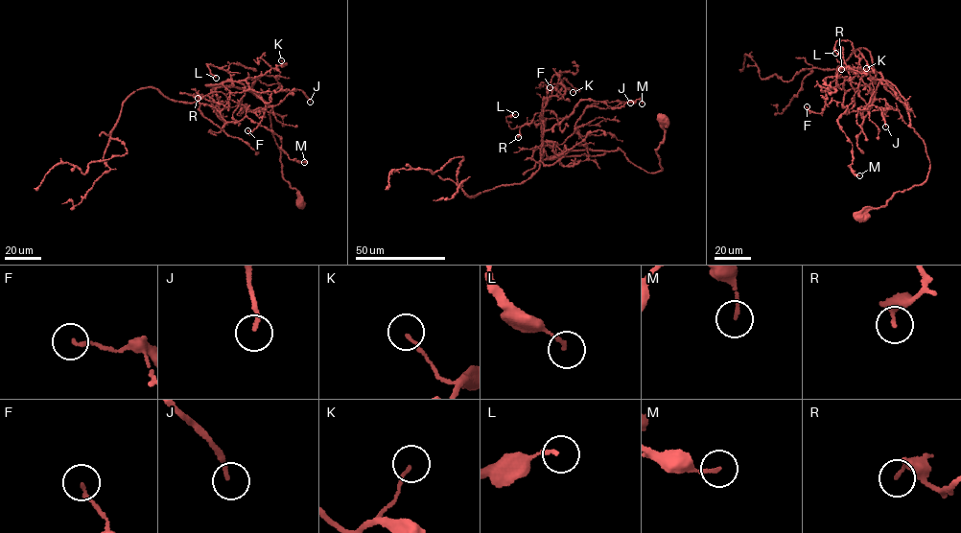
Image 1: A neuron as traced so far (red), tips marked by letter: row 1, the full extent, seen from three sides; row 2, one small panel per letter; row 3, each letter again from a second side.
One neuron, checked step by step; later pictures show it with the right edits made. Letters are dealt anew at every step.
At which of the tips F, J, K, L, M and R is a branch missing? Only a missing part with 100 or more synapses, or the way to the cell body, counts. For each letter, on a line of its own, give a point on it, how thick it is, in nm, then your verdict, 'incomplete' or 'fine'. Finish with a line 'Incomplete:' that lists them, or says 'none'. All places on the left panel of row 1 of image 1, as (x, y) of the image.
F: place (247, 130); calibre 130 nm; fine
J: place (310, 102); calibre 150 nm; fine
K: place (281, 60); calibre 120 nm; fine
L: place (216, 78); calibre 130 nm; fine
M: place (304, 162); calibre 130 nm; fine
R: place (198, 98); calibre 140 nm; fine
Incomplete: none

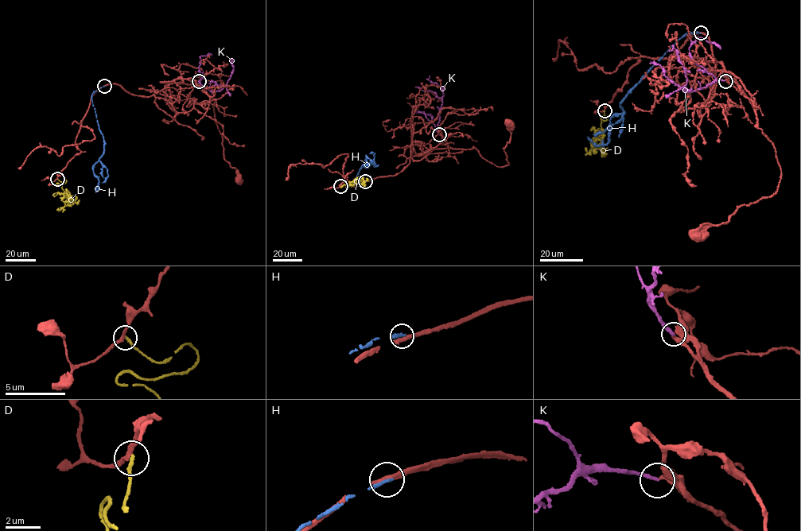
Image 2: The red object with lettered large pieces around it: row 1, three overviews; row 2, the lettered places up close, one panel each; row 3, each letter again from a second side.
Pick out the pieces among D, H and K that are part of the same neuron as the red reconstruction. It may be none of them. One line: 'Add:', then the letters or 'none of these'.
Add: K

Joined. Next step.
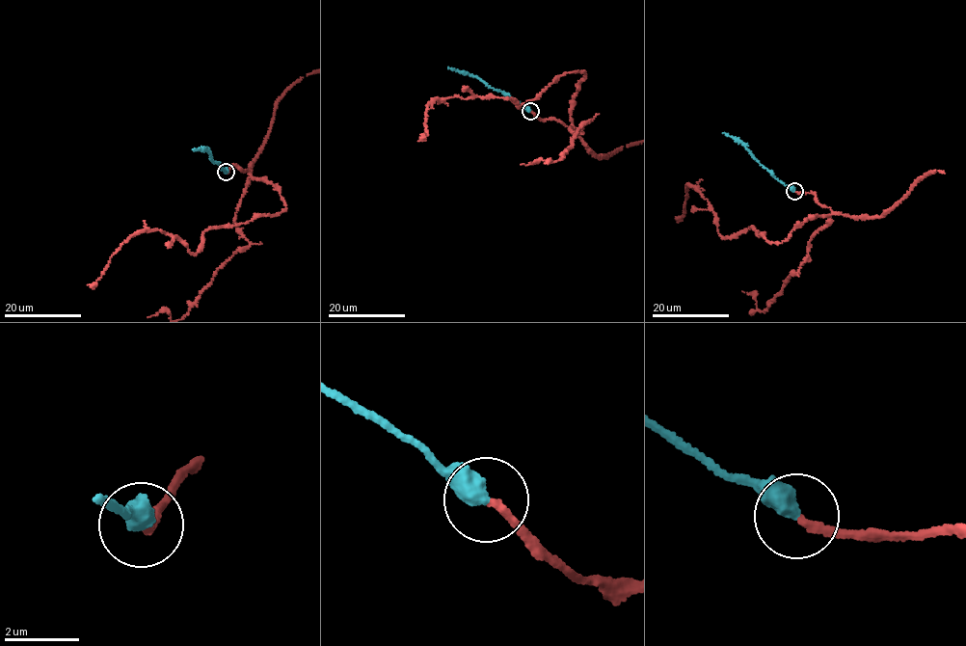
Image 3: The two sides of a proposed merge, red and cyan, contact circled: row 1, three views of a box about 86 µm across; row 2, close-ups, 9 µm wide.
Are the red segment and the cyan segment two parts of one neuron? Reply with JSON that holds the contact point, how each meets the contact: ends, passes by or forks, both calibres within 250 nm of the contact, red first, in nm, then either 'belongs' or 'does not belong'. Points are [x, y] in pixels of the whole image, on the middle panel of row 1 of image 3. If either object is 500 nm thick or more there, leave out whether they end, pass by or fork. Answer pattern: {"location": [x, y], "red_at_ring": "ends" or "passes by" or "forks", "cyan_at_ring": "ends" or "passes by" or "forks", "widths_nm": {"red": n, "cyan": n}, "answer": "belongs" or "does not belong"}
{"location": [530, 111], "widths_nm": {"red": 200, "cyan": 500}, "answer": "belongs"}

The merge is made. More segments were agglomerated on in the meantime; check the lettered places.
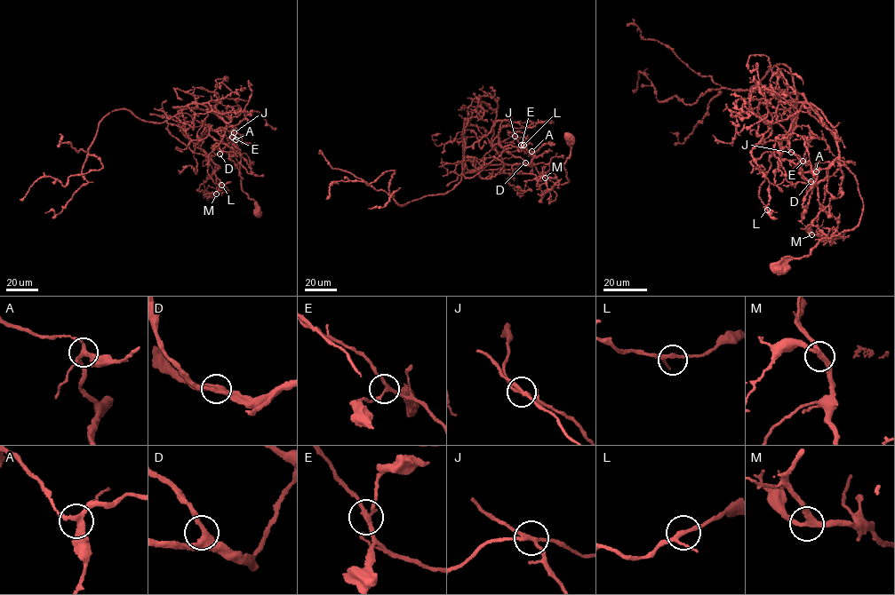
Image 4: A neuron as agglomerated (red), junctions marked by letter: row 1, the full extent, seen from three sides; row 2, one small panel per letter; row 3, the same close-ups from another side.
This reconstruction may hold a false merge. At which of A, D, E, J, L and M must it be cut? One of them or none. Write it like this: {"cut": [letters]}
{"cut": []}

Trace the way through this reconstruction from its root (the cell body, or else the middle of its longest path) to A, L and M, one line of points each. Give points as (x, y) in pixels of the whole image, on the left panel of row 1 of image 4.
A: (259, 213), (255, 201), (249, 198), (241, 186), (240, 168), (229, 133), (231, 126), (236, 130), (235, 139)
L: (259, 213), (241, 186), (231, 126), (236, 131), (220, 154), (213, 146), (209, 154), (208, 174), (221, 185)
M: (259, 213), (255, 201), (241, 186), (231, 126), (236, 131), (221, 153), (204, 153), (220, 182), (216, 194)

